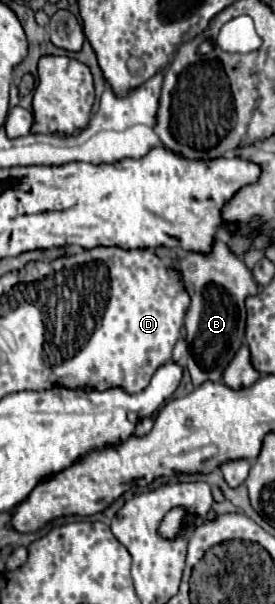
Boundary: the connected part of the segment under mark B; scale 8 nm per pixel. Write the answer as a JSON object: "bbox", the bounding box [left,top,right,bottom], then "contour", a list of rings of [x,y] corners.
{"bbox":[175,242,259,386],"contour":[[[215,242],[211,254],[187,254],[175,264],[175,268],[183,274],[183,286],[191,296],[191,306],[185,318],[185,340],[189,346],[187,370],[195,386],[203,384],[205,380],[219,382],[227,364],[233,360],[245,340],[245,298],[255,296],[259,288],[251,276],[251,270],[241,258],[231,254],[223,242]]]}

